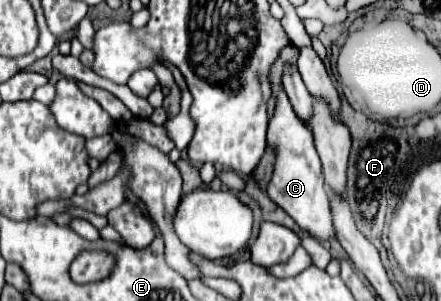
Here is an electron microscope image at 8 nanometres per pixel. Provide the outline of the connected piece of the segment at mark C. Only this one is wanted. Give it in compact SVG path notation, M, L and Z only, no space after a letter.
M286 93L278 95L276 113L272 121L268 123L268 145L276 151L276 165L274 175L268 183L268 197L282 207L298 225L302 231L308 231L318 241L334 239L336 231L332 225L332 211L330 211L330 199L326 191L326 183L322 177L320 157L314 149L314 137L312 131L298 121Z

